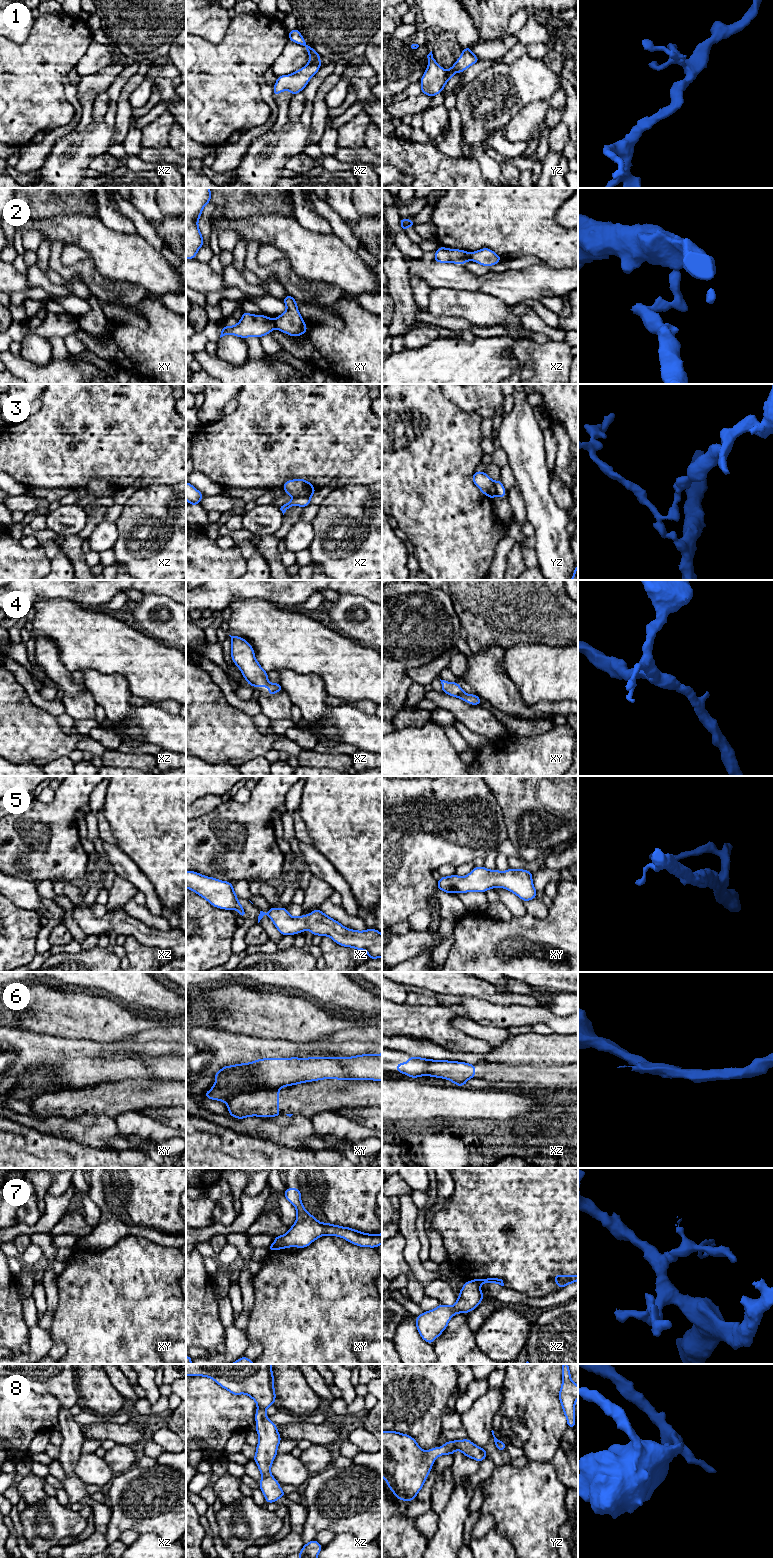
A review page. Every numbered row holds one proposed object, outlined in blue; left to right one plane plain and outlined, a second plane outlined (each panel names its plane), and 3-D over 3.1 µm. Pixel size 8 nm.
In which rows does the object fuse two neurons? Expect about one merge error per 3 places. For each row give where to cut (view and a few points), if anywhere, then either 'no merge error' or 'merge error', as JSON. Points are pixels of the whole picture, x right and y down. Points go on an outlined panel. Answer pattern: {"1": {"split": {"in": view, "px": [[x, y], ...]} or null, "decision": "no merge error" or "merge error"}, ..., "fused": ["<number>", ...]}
{"1": {"split": null, "decision": "no merge error"}, "2": {"split": {"in": "xy", "px": [[274, 321], [275, 327]]}, "decision": "merge error"}, "3": {"split": {"in": "xz", "px": [[313, 488], [308, 494], [293, 497]]}, "decision": "merge error"}, "4": {"split": null, "decision": "no merge error"}, "5": {"split": null, "decision": "no merge error"}, "6": {"split": {"in": "xy", "px": [[226, 1103], [239, 1094], [261, 1091], [268, 1106], [273, 1110]]}, "decision": "merge error"}, "7": {"split": {"in": "xy", "px": [[274, 1242], [282, 1248]]}, "decision": "merge error"}, "8": {"split": null, "decision": "no merge error"}, "fused": ["2", "3", "6", "7"]}

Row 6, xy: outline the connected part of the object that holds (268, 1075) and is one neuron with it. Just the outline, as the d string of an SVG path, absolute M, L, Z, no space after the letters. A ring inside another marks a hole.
M382 1053L352 1057L264 1058L250 1063L224 1066L214 1077L216 1081L213 1087L204 1093L206 1098L227 1103L239 1094L262 1091L269 1108L273 1110L265 1117L277 1117L282 1115L279 1113L281 1087L322 1079L382 1081Z

